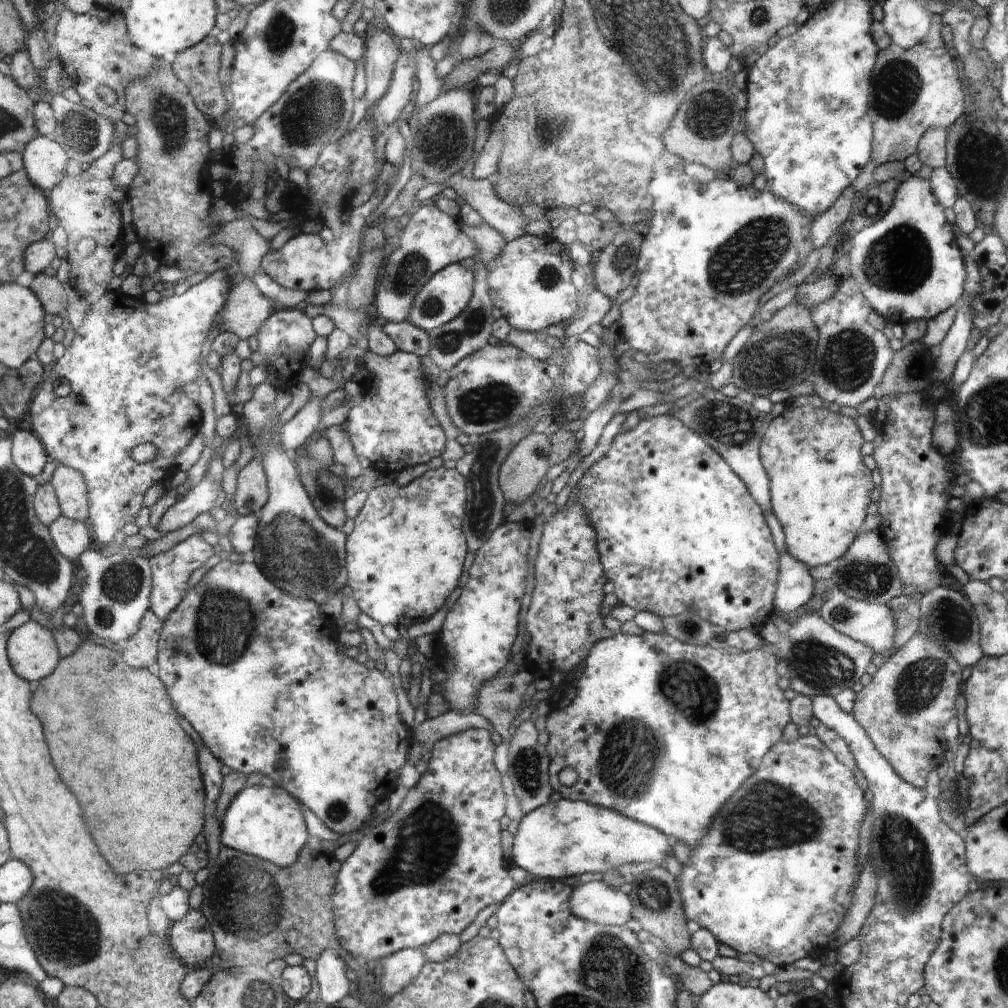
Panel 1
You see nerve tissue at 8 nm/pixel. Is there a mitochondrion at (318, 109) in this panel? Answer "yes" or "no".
yes

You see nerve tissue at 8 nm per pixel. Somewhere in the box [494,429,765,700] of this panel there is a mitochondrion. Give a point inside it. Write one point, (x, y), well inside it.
(689, 628)

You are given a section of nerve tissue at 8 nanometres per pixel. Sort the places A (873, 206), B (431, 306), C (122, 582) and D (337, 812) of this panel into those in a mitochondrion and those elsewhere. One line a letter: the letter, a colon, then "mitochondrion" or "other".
A: mitochondrion
B: mitochondrion
C: mitochondrion
D: mitochondrion

